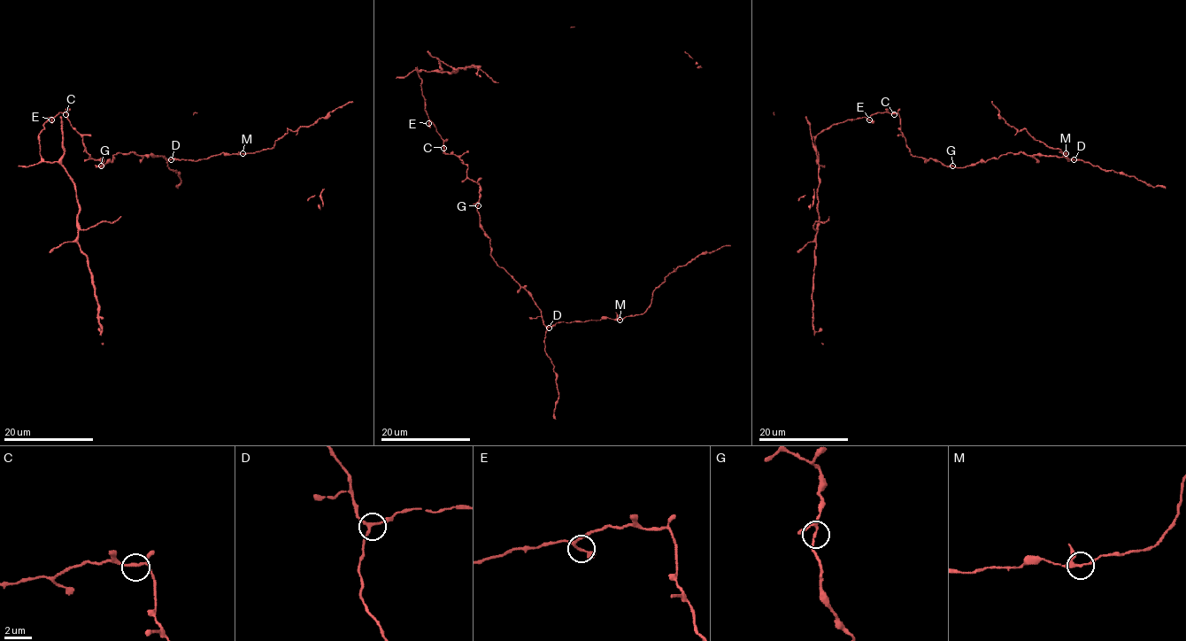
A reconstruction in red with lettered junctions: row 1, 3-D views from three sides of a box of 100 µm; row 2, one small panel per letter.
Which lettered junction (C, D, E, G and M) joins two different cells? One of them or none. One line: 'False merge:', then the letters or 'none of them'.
False merge: none of them

